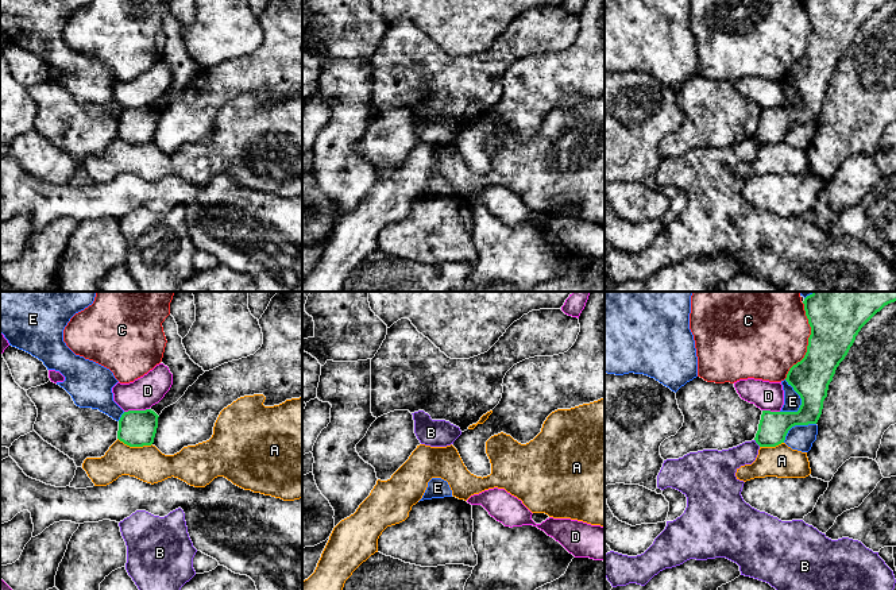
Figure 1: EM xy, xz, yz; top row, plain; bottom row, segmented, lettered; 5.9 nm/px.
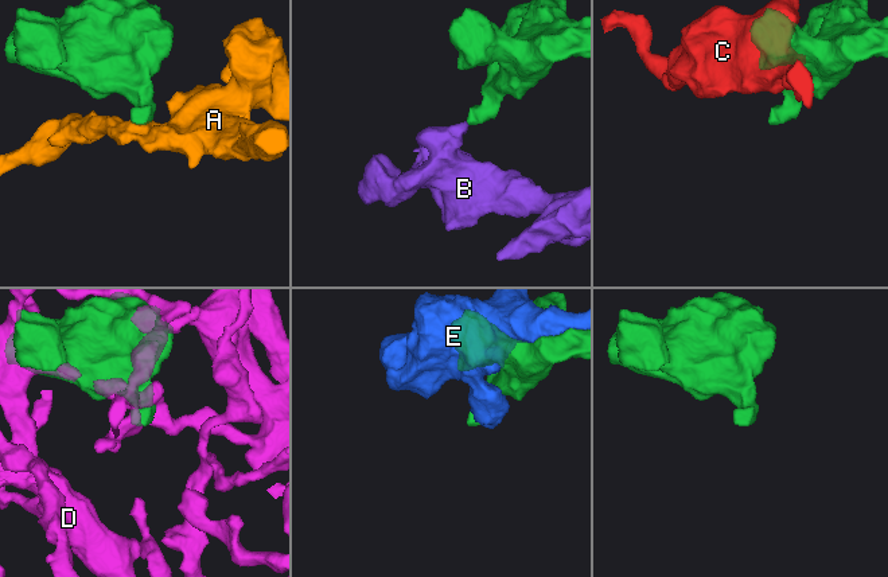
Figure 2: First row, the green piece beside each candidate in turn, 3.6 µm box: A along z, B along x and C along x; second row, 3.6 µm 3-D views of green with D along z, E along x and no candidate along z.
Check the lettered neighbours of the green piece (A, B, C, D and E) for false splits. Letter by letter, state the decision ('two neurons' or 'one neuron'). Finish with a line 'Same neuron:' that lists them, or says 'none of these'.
A: two neurons
B: two neurons
C: two neurons
D: two neurons
E: two neurons
Same neuron: none of these

